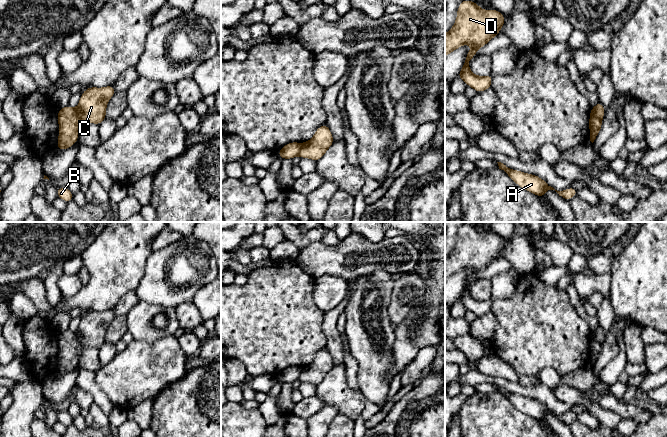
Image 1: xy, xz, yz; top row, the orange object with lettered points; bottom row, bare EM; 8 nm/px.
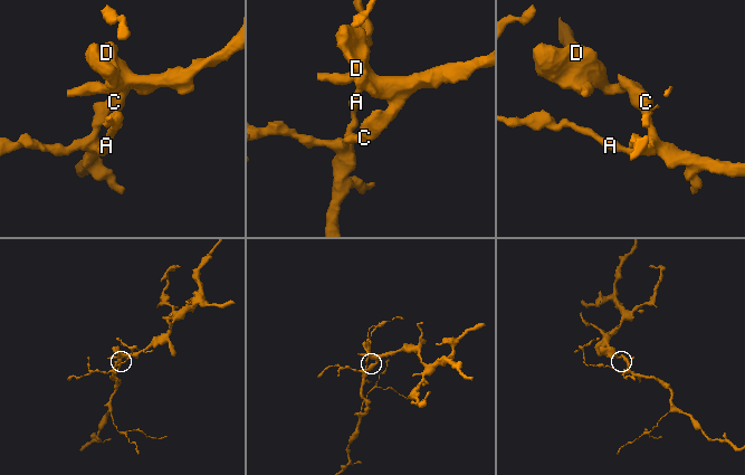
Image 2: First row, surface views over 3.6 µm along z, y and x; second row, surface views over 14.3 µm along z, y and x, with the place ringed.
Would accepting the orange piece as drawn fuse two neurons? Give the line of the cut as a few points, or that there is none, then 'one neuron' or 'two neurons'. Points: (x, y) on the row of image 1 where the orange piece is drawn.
xy (75, 108), (79, 119), (83, 123) | two neurons

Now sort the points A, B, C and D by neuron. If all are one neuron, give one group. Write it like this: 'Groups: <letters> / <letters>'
Groups: A B / C D

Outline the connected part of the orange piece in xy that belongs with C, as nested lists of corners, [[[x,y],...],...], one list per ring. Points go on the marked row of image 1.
[[[113,85],[102,88],[88,87],[82,94],[76,108],[81,122],[101,124],[106,118],[106,108],[116,93]]]

